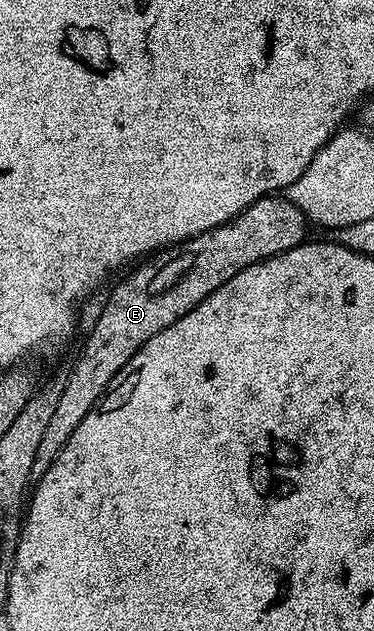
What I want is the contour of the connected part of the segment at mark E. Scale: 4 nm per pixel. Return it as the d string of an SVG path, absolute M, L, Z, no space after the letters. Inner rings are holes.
M277 193L266 195L243 209L243 213L239 213L231 221L180 244L181 263L185 268L181 271L180 261L173 259L162 269L161 275L165 279L177 279L181 275L181 279L175 280L166 291L160 291L161 279L153 267L145 267L142 271L135 272L130 279L123 280L110 293L93 332L86 337L85 348L82 349L73 372L64 376L65 384L63 393L59 393L59 405L55 405L51 421L47 421L43 441L39 441L35 465L31 465L33 476L39 477L55 461L61 447L67 445L79 421L83 421L85 414L97 404L115 373L119 373L119 369L127 365L129 358L147 340L195 309L199 301L203 301L216 287L235 277L235 273L247 269L247 265L255 265L306 242L305 226L305 214L289 198Z

